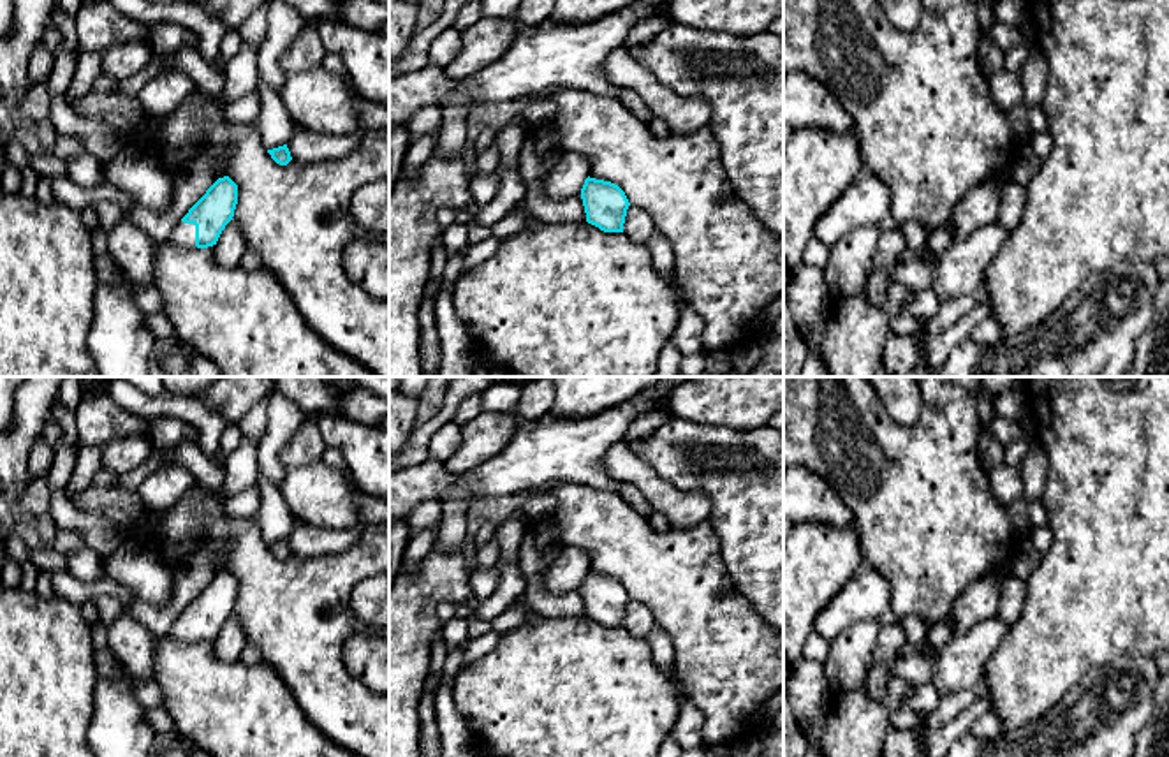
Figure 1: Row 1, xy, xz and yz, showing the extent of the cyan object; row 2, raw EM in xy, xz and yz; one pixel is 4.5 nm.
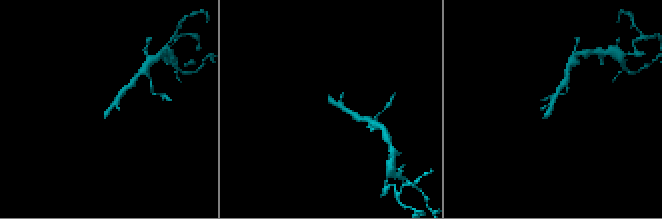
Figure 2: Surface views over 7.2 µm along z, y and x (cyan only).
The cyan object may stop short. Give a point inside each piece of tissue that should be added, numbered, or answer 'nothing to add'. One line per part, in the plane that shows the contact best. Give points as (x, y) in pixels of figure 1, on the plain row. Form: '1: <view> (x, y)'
1: xy (183, 629)

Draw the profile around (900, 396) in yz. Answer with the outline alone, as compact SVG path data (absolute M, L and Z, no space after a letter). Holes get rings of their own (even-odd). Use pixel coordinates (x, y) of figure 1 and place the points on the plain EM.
M868 377L882 407L900 426L910 426L921 414L921 389L915 377Z

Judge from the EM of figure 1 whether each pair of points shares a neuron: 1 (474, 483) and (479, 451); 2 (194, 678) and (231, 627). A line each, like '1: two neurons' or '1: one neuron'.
1: two neurons
2: two neurons

